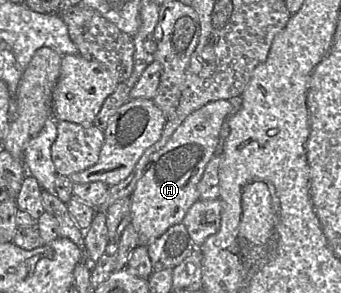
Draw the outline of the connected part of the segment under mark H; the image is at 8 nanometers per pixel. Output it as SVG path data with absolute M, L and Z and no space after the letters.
M228 100L209 102L193 111L176 128L166 144L154 152L148 160L141 178L131 195L131 224L139 235L139 243L147 245L160 237L171 226L181 223L194 202L199 200L198 183L206 165L215 155L221 126L229 115L232 105Z

